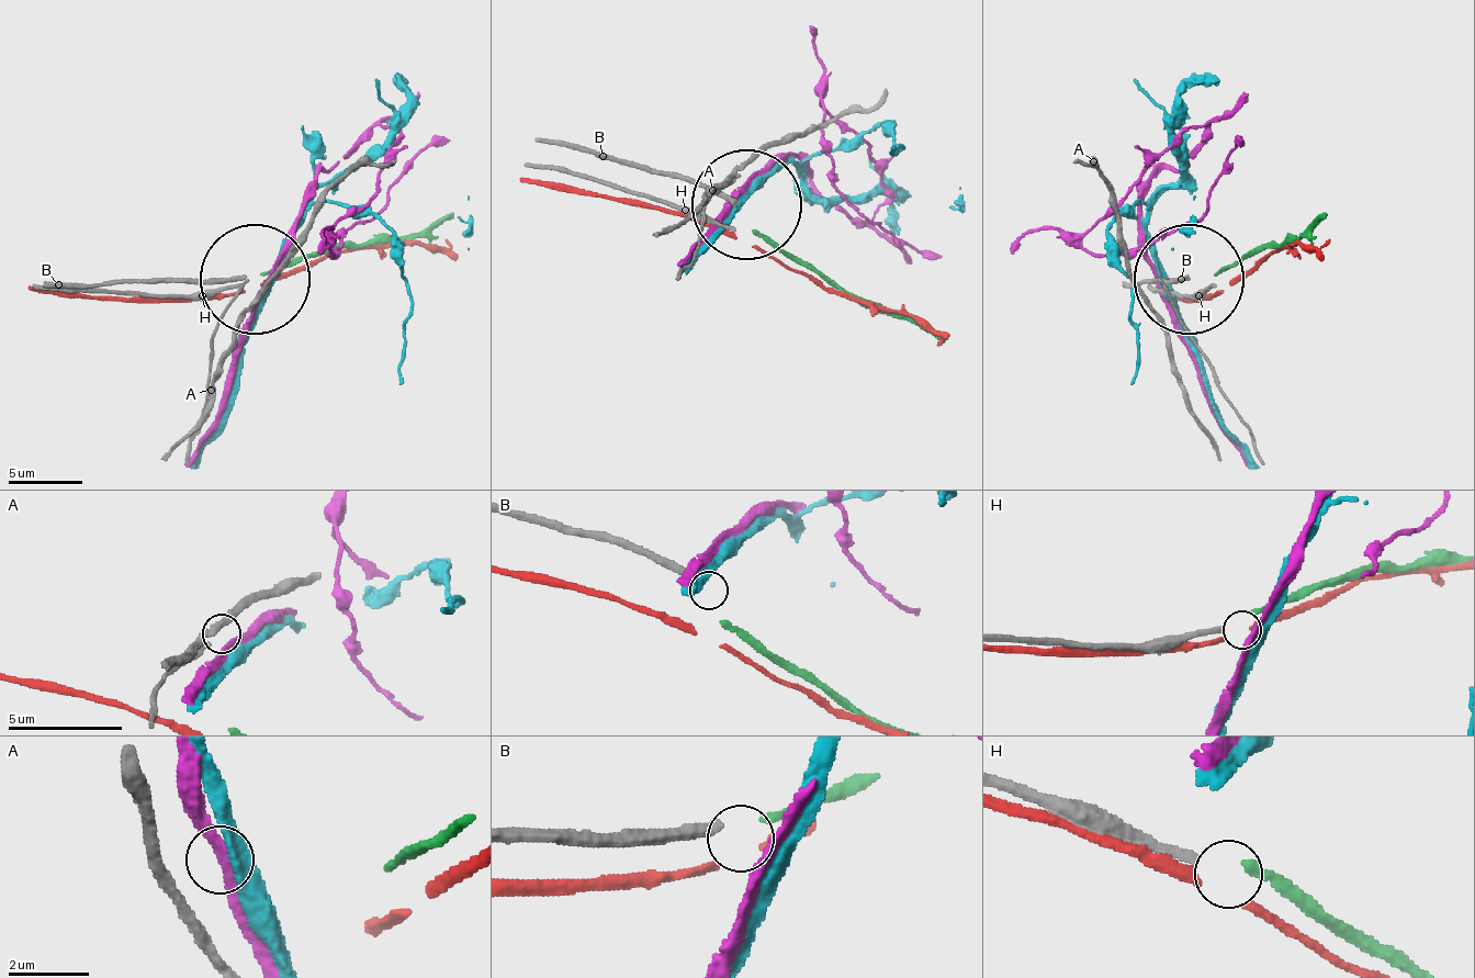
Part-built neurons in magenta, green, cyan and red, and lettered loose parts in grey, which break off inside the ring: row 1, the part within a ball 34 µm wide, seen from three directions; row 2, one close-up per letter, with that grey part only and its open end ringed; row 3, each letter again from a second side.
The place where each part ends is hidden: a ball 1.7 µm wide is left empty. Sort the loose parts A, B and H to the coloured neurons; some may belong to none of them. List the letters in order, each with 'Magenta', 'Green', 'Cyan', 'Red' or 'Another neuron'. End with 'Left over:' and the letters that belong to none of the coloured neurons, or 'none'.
A: Another neuron
B: Another neuron
H: Another neuron
Left over: A, B, H

